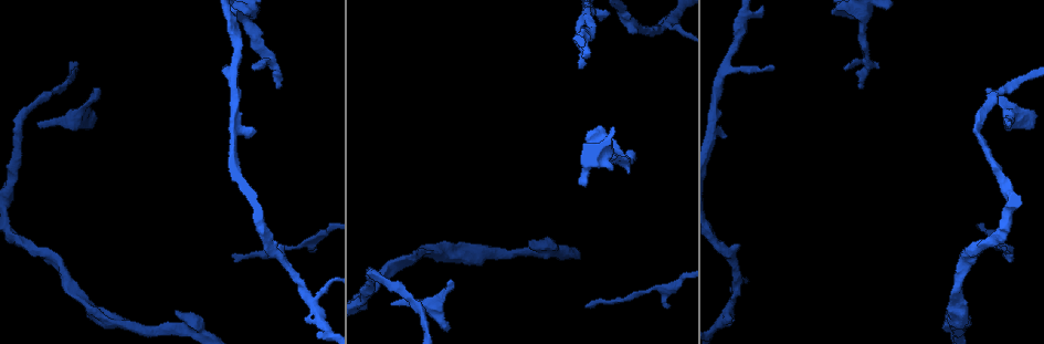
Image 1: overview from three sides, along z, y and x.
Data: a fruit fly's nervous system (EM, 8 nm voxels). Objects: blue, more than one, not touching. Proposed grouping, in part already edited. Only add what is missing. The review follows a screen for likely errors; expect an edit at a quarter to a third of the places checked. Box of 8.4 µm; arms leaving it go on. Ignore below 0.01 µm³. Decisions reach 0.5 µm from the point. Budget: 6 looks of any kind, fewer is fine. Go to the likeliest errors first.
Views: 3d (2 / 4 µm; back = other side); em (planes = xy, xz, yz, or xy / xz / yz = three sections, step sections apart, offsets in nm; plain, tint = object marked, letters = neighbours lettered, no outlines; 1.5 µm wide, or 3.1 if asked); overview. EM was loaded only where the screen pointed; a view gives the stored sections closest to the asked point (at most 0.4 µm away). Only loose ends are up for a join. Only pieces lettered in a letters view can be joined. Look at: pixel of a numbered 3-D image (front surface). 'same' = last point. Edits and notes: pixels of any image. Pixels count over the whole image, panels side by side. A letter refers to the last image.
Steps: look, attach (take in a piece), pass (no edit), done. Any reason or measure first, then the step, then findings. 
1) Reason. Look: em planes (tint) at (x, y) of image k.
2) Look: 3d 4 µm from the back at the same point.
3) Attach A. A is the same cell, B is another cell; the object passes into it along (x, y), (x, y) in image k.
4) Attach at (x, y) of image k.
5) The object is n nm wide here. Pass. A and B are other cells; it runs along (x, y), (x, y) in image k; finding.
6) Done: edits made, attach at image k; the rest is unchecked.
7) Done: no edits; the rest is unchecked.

An open end. Look: em planes (letters) at (89, 125) of image 1.

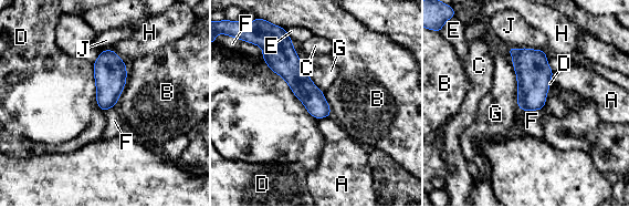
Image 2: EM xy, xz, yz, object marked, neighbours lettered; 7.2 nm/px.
Pass. A, B, C, D, E, F, G, H and J are other cells; it runs along (282, 44), (283, 60), (327, 113) in image 2; none of them fits.

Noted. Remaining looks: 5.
Branch stops here. Look: em xy step 8 (letters) at (176, 312) of image 1.

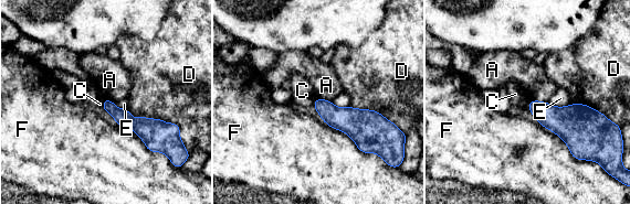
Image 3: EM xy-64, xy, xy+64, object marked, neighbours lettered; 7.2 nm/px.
Cut it another way. Look: em planes (letters) at the same point.

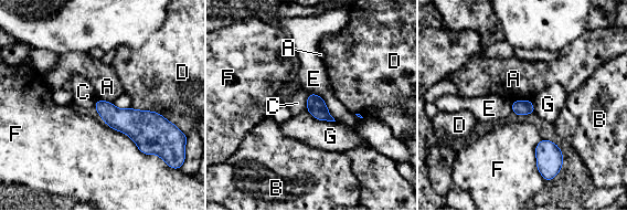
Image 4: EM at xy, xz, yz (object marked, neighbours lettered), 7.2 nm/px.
Pass. A, B, C, D, E, F and G are other cells; a border runs along (308, 94), (306, 109) in image 4; none of them fits.

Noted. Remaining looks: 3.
Branch stops here. Look: 3d 2 µm at (579, 67) of image 1.

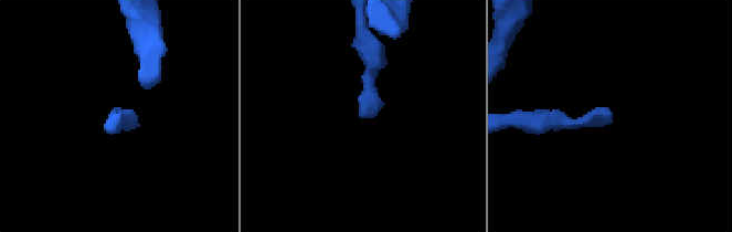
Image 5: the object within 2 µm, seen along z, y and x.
Need the tissue. Look: em xz step 8 (letters) at (612, 121) of image 5.

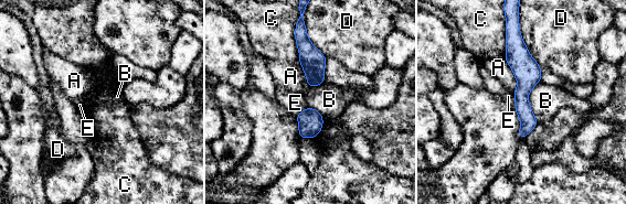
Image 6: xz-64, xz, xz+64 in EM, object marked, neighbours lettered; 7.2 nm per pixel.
Pass. A, B, C, D and E are other cells; a border runs along (513, 105), (522, 139) in image 6; no lettered piece goes on from it.

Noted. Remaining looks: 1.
Done: no edits; the rest is unchecked.

